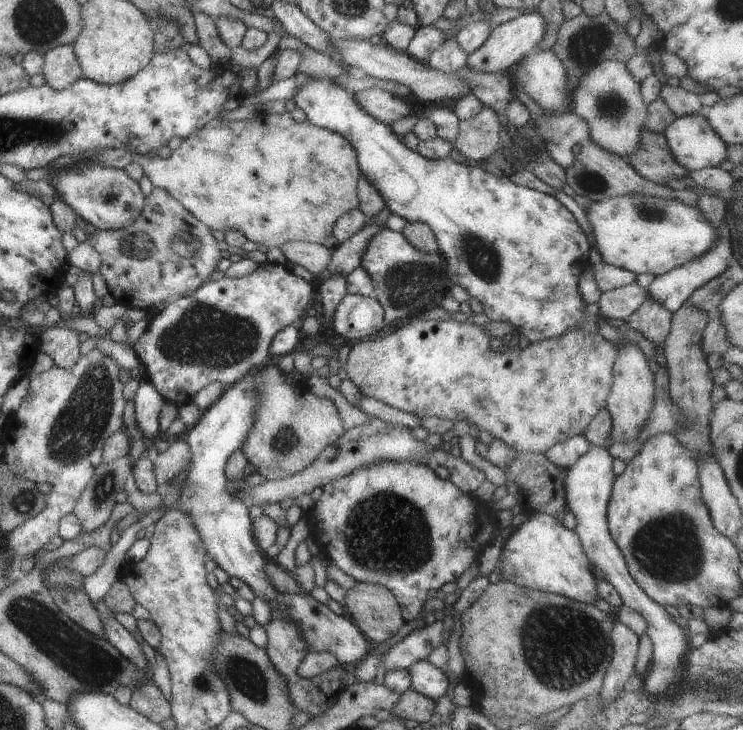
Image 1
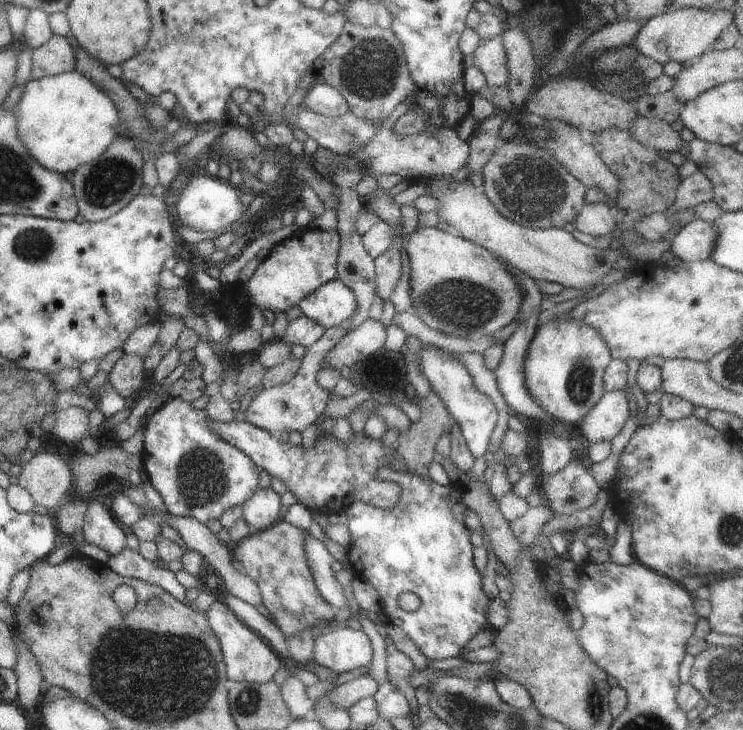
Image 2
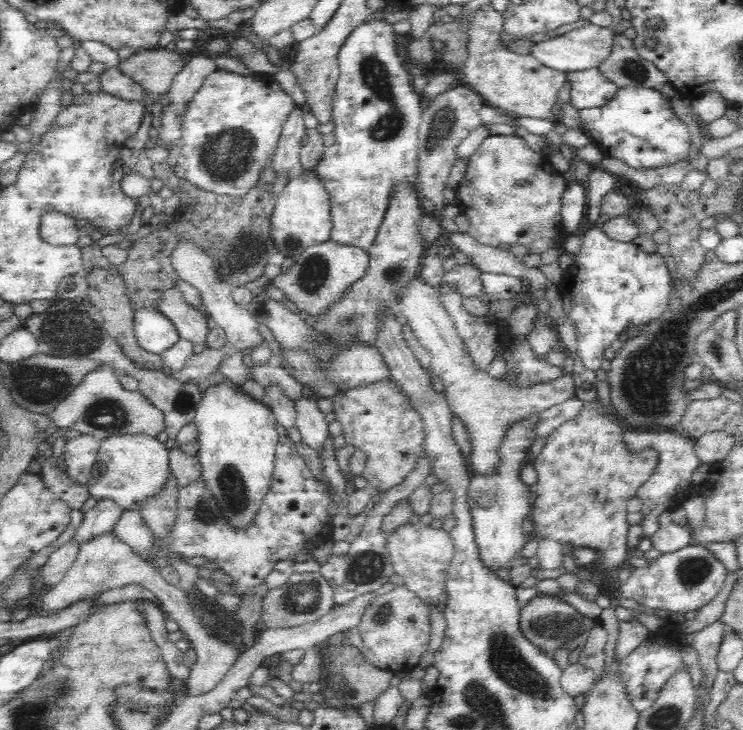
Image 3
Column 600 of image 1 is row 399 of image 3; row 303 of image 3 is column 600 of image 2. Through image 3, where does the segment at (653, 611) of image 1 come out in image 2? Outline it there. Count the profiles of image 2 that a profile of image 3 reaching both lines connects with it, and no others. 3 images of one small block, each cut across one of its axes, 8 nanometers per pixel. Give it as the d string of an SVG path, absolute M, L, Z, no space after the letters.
M626 390L605 392L596 406L582 418L576 427L579 435L591 444L610 442L616 436L630 414Z

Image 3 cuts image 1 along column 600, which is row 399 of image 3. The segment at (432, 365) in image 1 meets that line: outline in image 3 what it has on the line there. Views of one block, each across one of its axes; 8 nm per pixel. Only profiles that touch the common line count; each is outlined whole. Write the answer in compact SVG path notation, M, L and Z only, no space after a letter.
M392 378L390 381L381 381L372 385L358 386L352 390L339 393L334 398L333 403L334 416L338 422L342 424L342 434L346 443L352 443L356 449L363 450L367 454L367 461L363 471L363 477L368 482L363 489L356 489L344 504L343 509L346 514L356 516L365 509L371 495L375 492L386 492L400 485L404 478L415 468L417 460L425 454L422 448L422 441L425 437L422 416L414 410L414 406L410 403L410 399L406 397L402 387Z

